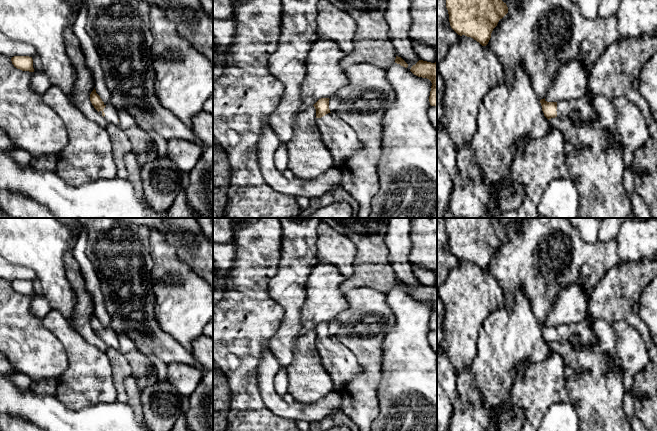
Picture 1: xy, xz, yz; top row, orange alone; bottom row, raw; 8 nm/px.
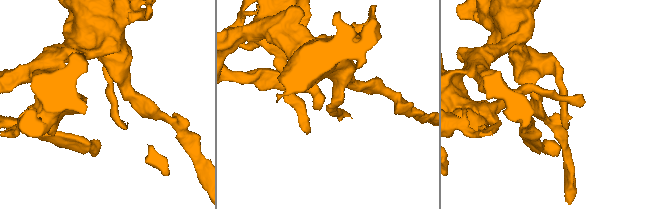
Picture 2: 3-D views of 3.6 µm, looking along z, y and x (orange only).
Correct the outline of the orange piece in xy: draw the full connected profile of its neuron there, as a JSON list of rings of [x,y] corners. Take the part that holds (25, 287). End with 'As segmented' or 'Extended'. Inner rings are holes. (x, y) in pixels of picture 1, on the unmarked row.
[[[14,280],[11,282],[12,288],[22,295],[34,296],[33,283],[29,280]]]. As segmented

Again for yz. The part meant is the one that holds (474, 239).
[[[443,218],[451,252],[486,270],[493,253],[508,237],[497,218]]]. As segmented

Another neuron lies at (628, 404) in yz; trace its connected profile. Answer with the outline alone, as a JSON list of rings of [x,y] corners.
[[[625,392],[624,394],[623,409],[628,418],[636,416],[636,410],[631,392]]]

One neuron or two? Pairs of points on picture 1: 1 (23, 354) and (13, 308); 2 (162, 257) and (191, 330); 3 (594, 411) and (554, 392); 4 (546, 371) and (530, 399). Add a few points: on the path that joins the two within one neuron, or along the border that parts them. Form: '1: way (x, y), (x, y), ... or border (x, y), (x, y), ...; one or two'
1: way (23, 343), (23, 339), (13, 329), (13, 319); one
2: way (177, 275), (185, 283), (185, 312); one
3: border (565, 380), (565, 389), (570, 401); two
4: way (546, 378), (534, 392); one

